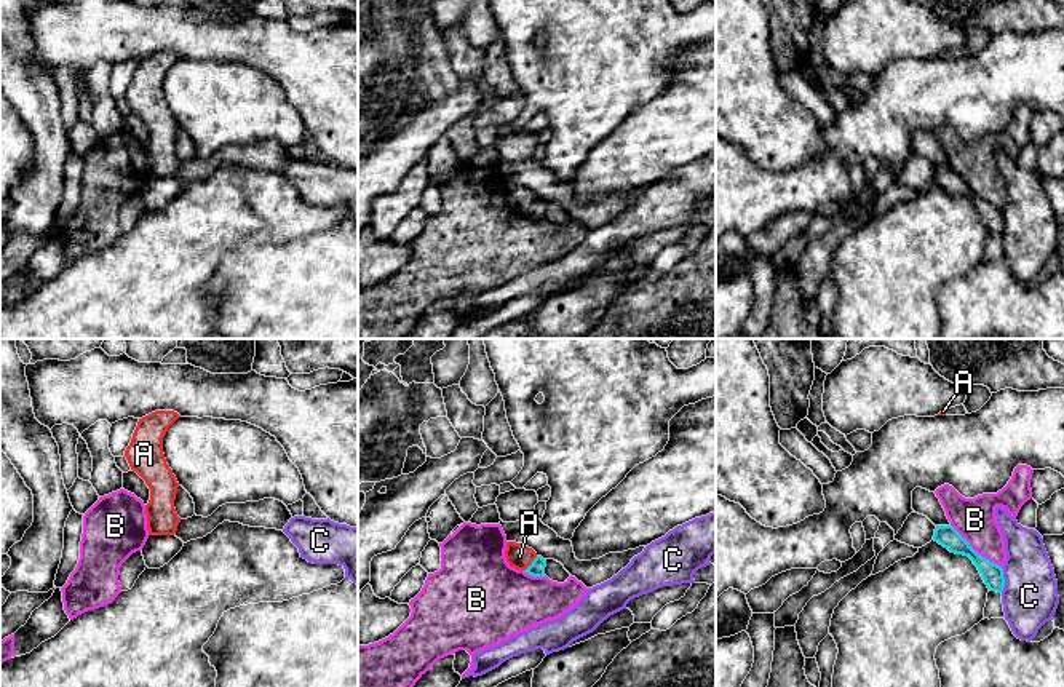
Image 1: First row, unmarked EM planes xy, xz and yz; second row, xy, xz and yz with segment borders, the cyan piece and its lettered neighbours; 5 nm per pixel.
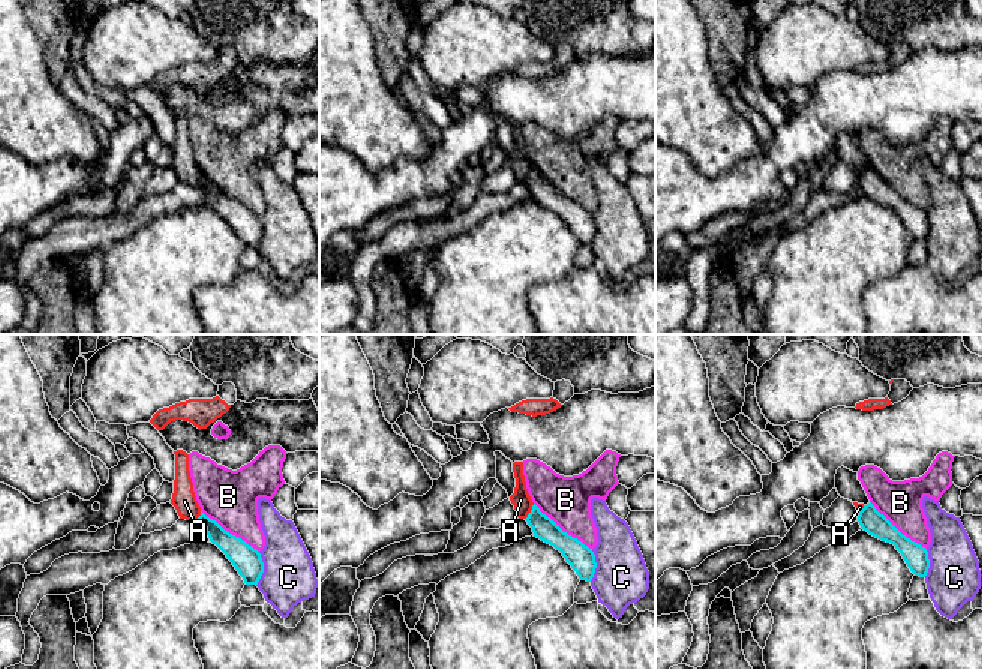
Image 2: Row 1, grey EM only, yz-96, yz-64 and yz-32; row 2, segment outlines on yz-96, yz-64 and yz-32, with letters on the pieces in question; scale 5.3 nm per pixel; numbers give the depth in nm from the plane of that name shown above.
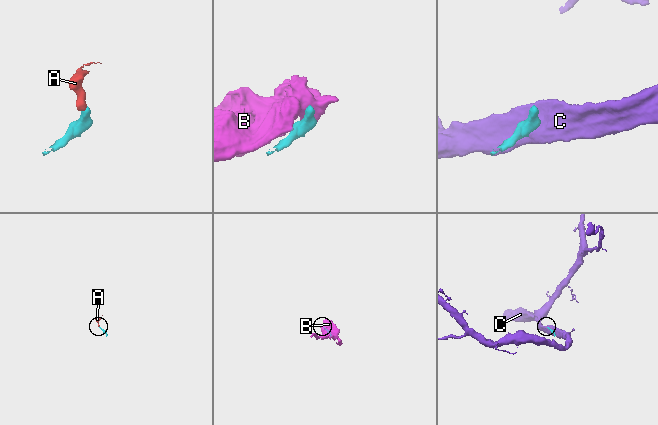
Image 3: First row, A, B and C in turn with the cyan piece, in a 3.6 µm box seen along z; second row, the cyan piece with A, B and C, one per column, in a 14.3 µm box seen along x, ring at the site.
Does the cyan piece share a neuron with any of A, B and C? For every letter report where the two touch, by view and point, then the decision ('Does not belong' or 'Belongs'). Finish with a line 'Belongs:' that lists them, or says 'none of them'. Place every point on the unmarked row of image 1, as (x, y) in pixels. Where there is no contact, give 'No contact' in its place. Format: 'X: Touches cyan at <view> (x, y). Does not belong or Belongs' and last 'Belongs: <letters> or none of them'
A: Touches cyan at xz (531, 206). Does not belong
B: Touches cyan at yz (973, 192). Does not belong
C: Touches cyan at yz (1004, 222). Does not belong
Belongs: none of them

